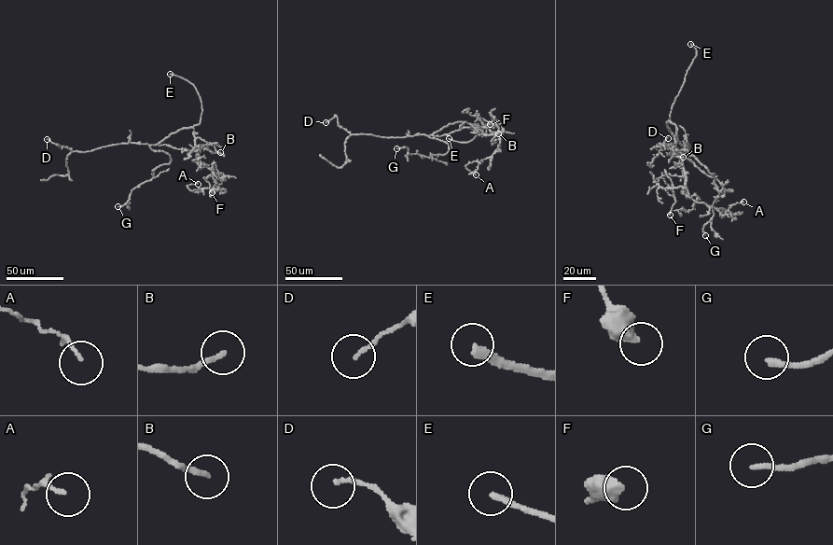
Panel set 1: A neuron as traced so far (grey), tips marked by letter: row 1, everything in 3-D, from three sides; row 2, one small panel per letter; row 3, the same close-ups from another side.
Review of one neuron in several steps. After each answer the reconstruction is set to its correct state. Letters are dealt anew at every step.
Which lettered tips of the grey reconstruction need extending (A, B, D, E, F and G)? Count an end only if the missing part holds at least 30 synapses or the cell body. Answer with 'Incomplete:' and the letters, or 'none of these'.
Incomplete: B, E, G

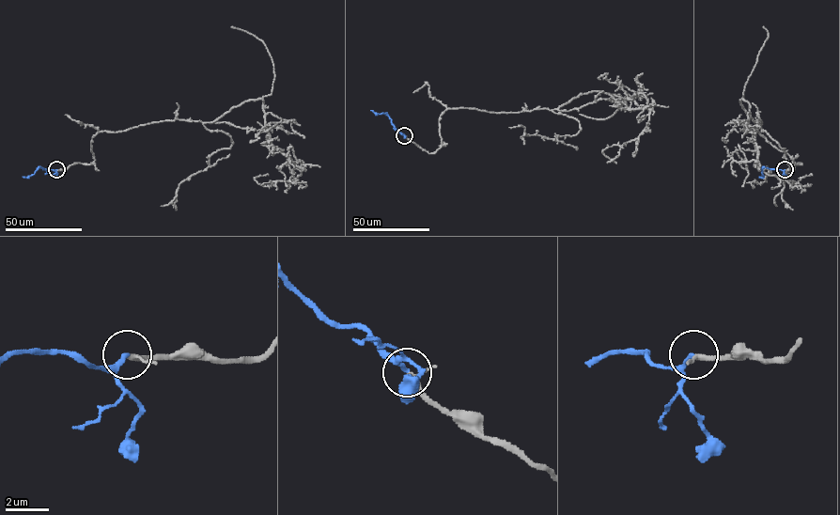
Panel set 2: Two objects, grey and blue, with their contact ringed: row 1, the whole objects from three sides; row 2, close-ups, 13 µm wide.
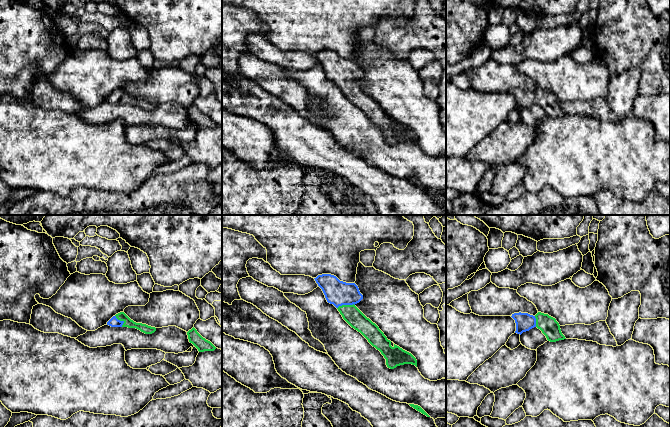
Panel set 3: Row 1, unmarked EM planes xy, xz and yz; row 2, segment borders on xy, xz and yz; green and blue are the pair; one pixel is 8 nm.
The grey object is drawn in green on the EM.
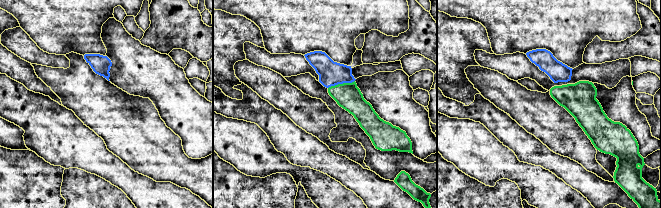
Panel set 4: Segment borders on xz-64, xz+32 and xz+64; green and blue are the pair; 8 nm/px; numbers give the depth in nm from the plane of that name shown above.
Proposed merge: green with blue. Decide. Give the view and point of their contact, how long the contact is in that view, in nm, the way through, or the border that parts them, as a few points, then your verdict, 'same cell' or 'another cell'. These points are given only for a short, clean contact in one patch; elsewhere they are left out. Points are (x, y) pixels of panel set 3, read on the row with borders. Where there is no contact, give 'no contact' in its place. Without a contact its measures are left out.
contact xz (345, 305); length 150 nm; way xz (351, 314), (345, 305), (344, 299), (338, 293); same cell

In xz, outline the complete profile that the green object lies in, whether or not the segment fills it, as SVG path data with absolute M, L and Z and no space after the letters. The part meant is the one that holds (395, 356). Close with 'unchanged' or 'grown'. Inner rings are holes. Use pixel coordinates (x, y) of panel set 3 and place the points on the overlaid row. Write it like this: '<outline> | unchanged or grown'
M331 274L318 275L314 279L322 289L327 302L333 304L343 319L381 352L388 368L394 369L404 364L412 364L417 367L417 360L411 353L395 344L392 347L391 341L379 327L355 306L363 299L363 295L355 283L340 281Z | grown

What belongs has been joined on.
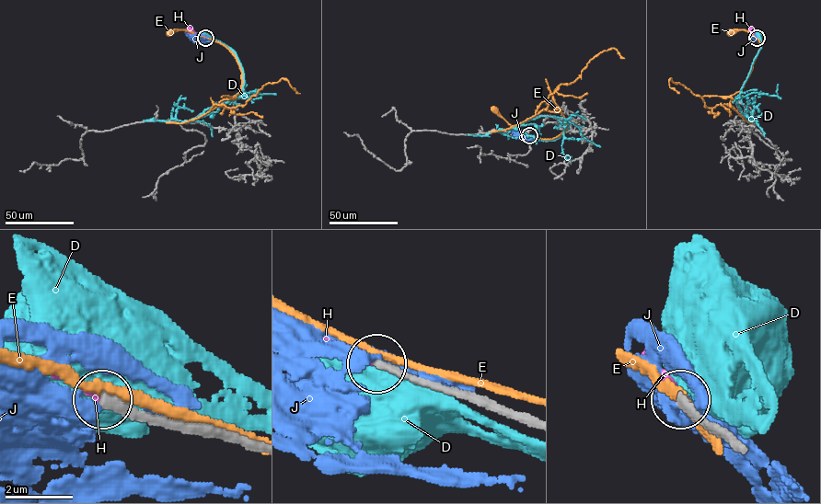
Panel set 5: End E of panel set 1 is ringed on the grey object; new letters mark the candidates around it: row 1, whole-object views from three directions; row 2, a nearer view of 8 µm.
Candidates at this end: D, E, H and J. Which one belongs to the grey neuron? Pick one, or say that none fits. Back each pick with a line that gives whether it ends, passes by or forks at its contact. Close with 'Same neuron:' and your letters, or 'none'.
H: it ends there
Same neuron: H

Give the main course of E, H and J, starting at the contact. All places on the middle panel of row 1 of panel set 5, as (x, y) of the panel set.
E: (530, 135), (511, 125), (494, 109)
H: (529, 135), (514, 131)
J: (529, 135), (518, 133)

